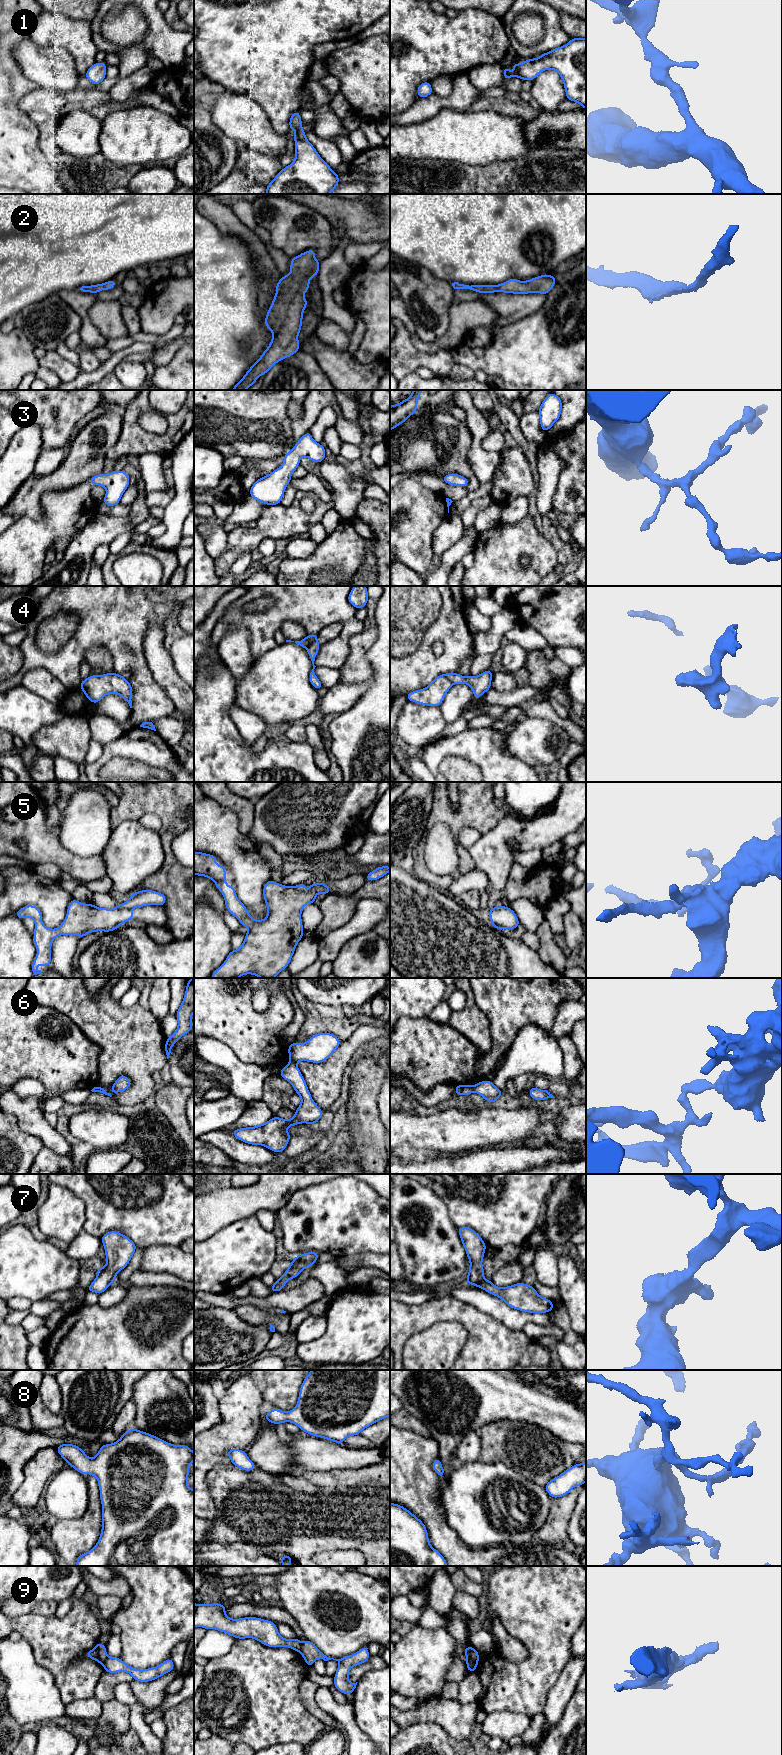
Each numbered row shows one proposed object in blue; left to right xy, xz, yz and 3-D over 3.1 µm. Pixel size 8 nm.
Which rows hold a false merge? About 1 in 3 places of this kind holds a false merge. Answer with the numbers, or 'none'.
4, 5, 6, 9

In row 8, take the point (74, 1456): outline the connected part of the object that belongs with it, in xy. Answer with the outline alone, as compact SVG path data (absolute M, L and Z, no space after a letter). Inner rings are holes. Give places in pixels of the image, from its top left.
M131 1428L127 1430L119 1440L111 1444L104 1444L100 1447L98 1453L93 1458L89 1458L86 1453L77 1445L64 1443L56 1447L59 1455L66 1461L66 1463L77 1470L79 1473L87 1475L91 1474L98 1480L98 1487L100 1490L100 1500L102 1505L102 1528L100 1533L100 1538L97 1541L96 1545L88 1552L81 1554L78 1556L75 1566L194 1566L194 1490L192 1490L188 1484L187 1480L189 1477L189 1467L191 1463L194 1461L194 1452L187 1445L174 1445L166 1442L165 1440L156 1437L155 1435L151 1435L147 1432L137 1430L135 1428Z

